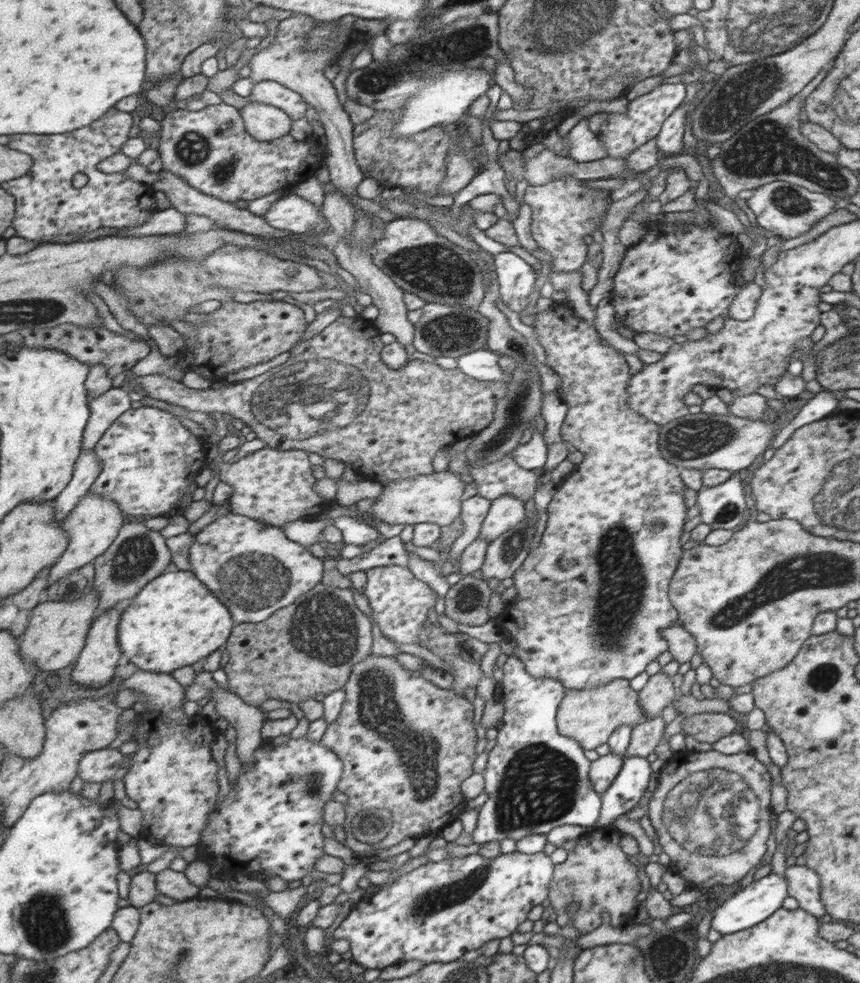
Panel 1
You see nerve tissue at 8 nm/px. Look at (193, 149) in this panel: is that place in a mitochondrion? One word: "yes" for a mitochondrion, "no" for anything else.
yes

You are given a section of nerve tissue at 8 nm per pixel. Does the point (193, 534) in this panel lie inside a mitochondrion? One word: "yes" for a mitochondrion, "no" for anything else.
no

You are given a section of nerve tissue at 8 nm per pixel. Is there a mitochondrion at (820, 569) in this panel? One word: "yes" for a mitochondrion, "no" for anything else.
yes

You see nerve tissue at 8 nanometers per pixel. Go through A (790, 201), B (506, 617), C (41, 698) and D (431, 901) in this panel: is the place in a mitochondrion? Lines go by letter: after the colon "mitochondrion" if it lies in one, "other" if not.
A: mitochondrion
B: other
C: other
D: mitochondrion

